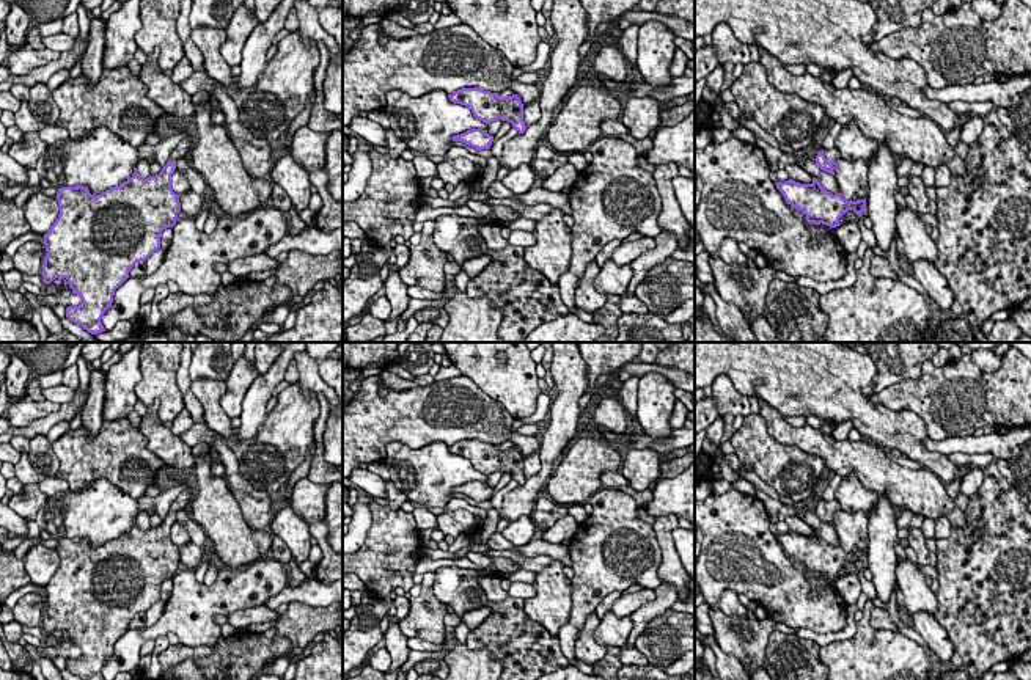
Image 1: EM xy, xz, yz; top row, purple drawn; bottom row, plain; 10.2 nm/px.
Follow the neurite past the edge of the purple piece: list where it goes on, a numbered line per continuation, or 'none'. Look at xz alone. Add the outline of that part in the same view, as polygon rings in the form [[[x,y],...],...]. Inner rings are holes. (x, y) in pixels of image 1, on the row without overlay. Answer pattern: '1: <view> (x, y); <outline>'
none

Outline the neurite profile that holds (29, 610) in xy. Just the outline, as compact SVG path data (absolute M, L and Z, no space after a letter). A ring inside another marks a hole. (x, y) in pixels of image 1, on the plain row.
M25 594L13 608L14 620L22 627L42 627L42 614L46 606L47 603L42 594Z

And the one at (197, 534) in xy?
M193 518L179 523L184 525L190 542L193 542L196 547L201 547L206 542L206 531Z

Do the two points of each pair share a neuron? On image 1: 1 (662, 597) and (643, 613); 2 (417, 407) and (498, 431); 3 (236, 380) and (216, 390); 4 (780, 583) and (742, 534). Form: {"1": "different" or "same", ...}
{"1": "same", "2": "same", "3": "different", "4": "same"}

